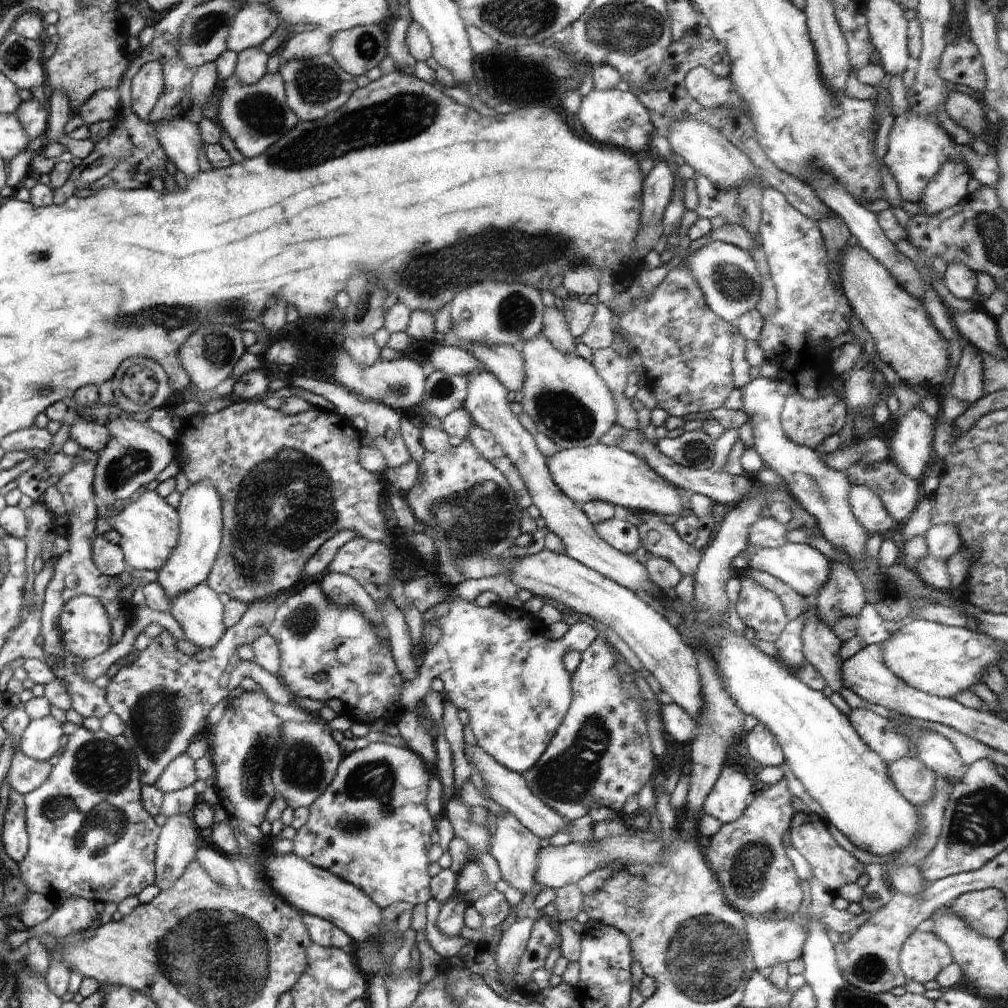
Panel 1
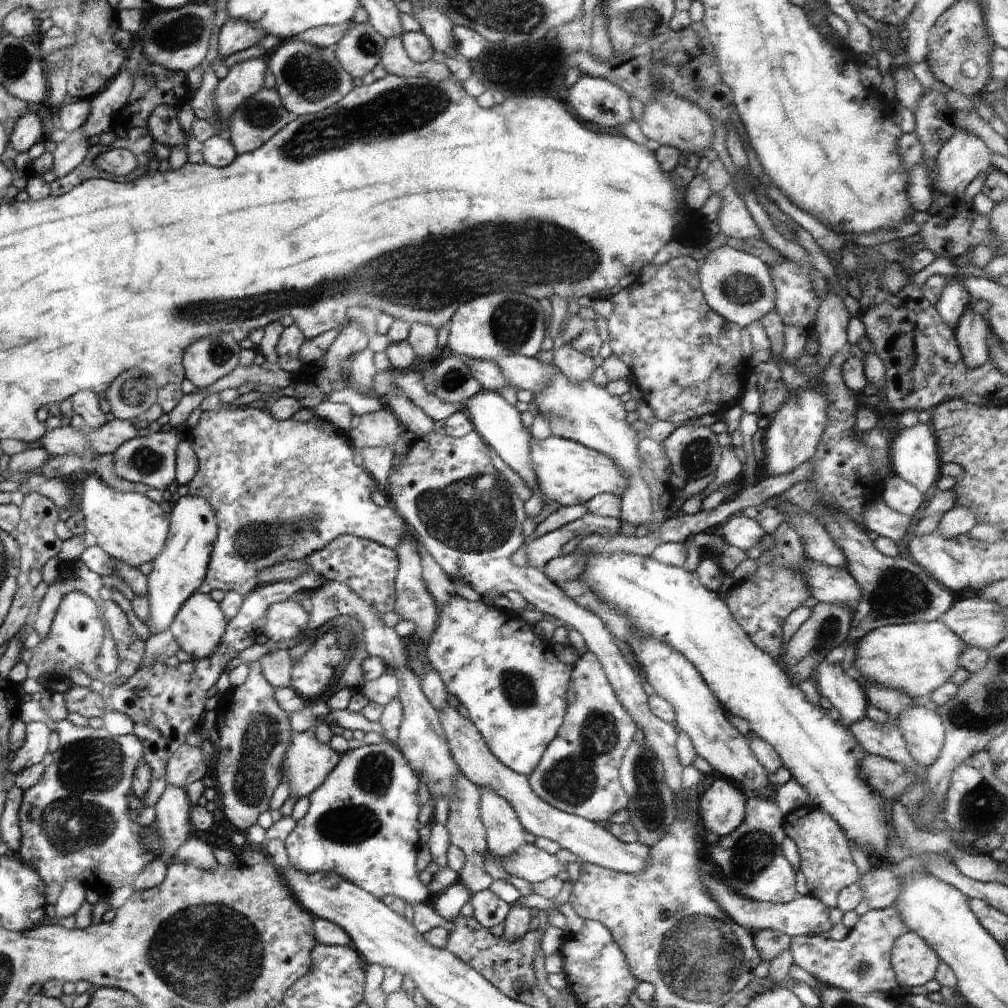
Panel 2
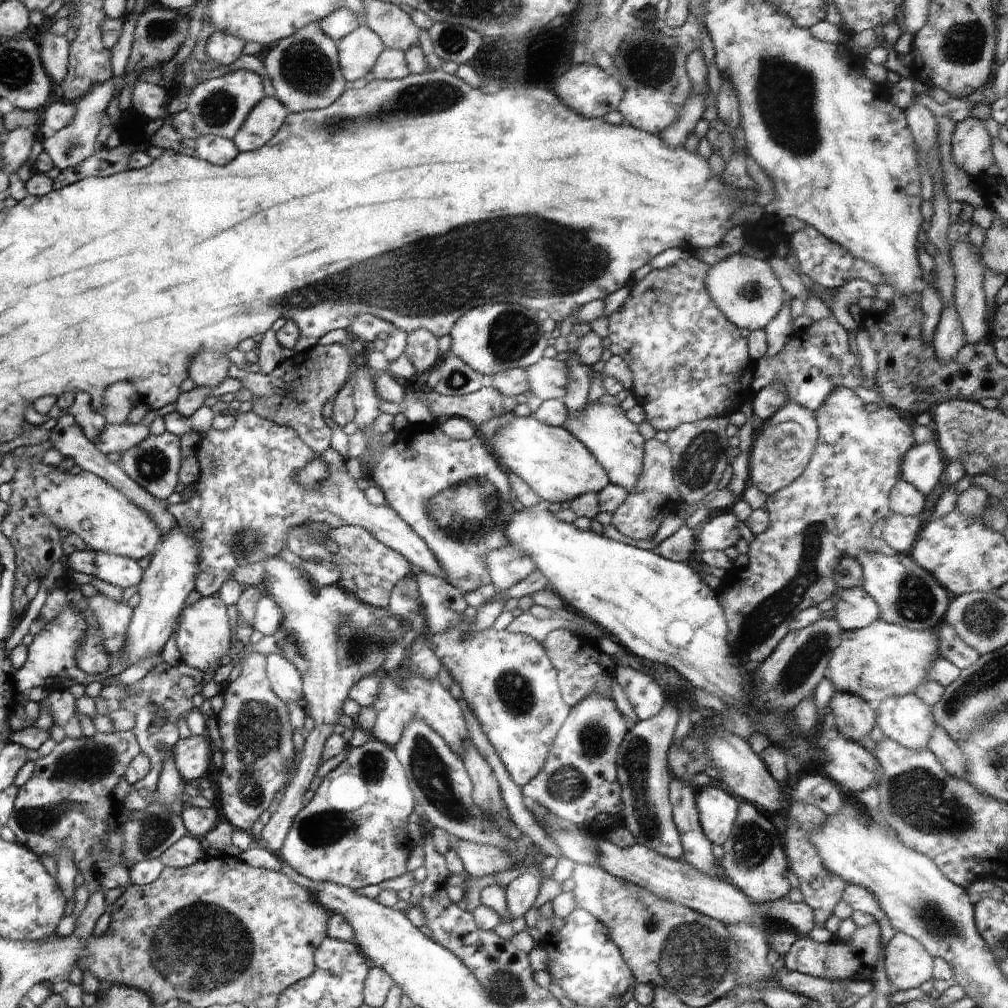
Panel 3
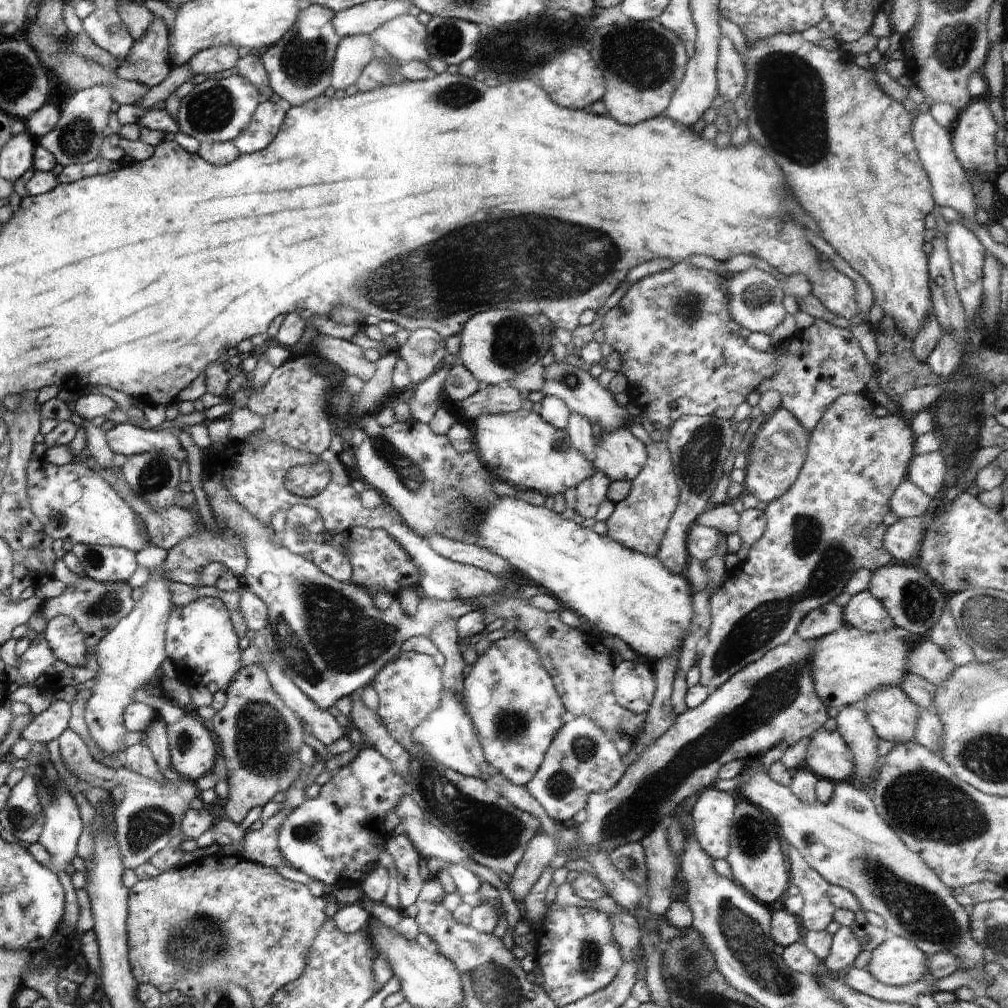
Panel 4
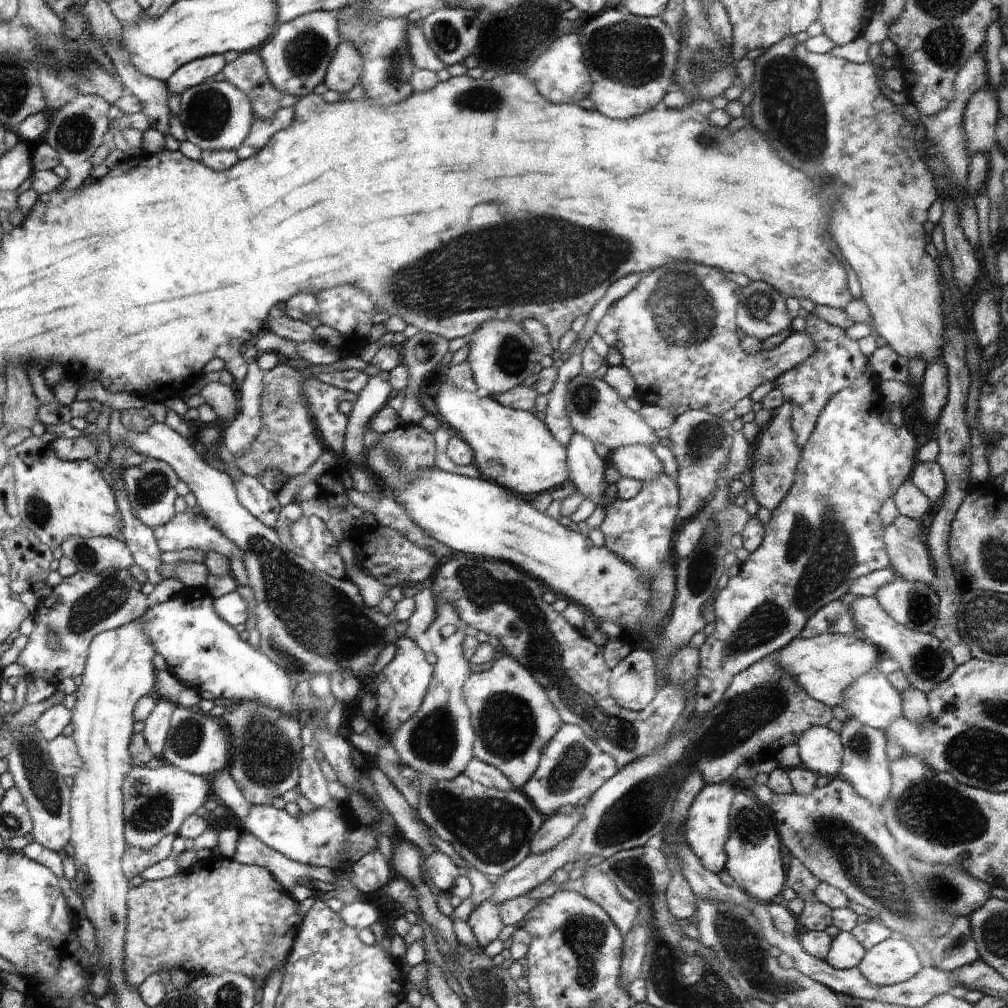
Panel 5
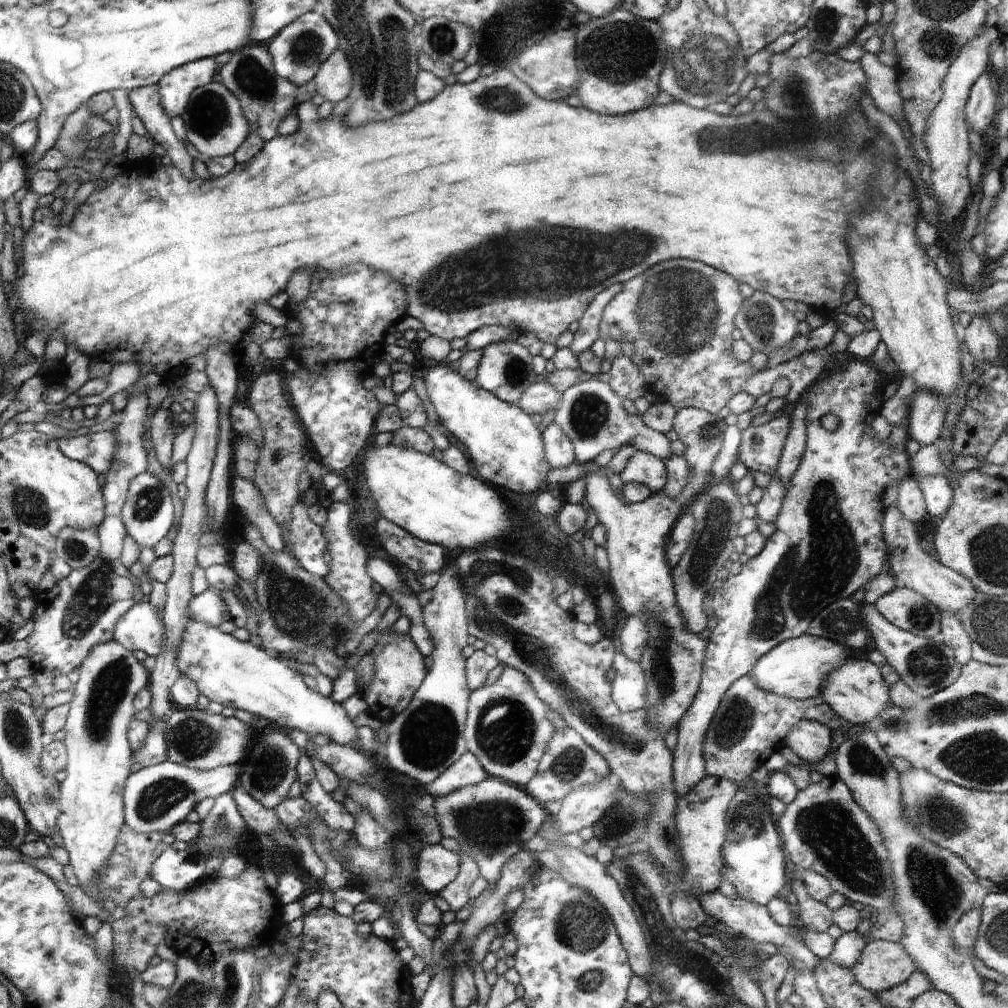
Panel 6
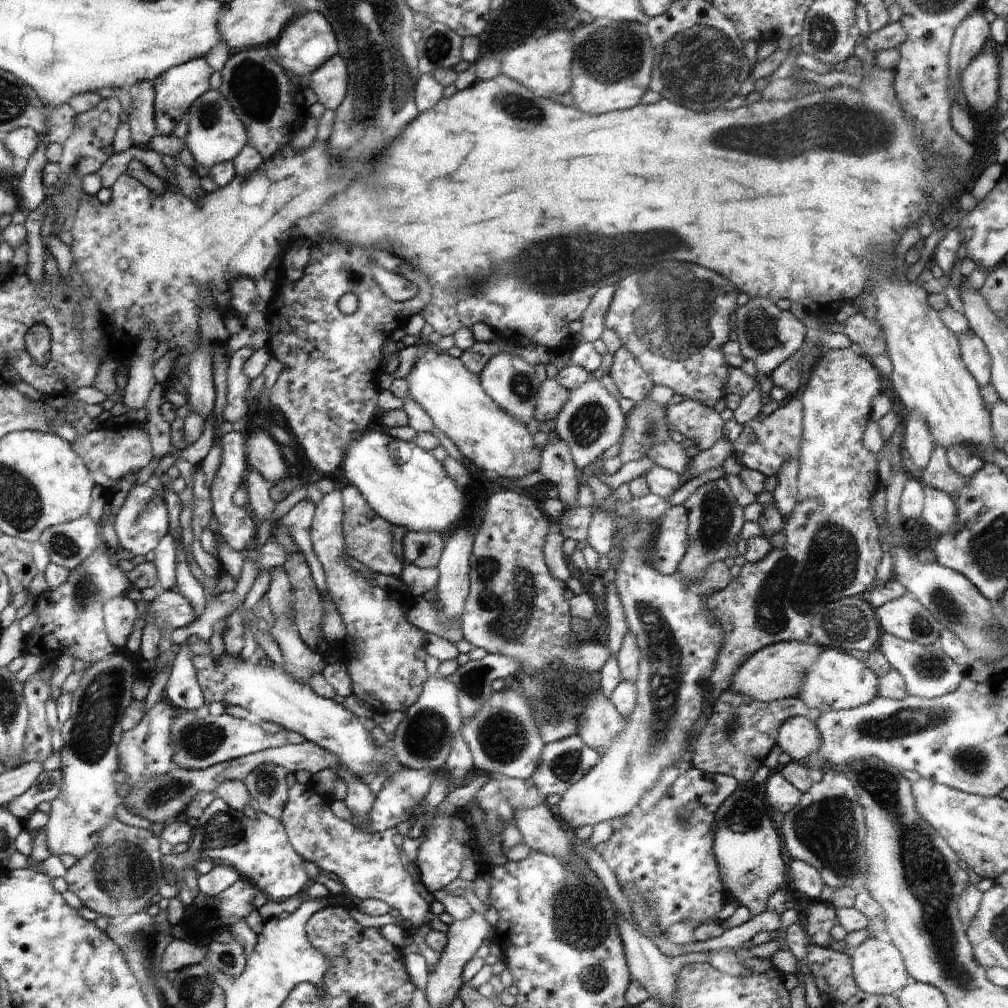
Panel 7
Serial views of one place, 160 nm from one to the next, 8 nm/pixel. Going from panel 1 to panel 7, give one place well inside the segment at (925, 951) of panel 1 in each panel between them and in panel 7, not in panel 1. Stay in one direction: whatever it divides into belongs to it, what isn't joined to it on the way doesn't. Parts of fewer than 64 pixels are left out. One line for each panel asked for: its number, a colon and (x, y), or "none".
2: (914, 962)
3: (908, 965)
4: (897, 962)
5: (893, 961)
6: (883, 965)
7: (878, 969)

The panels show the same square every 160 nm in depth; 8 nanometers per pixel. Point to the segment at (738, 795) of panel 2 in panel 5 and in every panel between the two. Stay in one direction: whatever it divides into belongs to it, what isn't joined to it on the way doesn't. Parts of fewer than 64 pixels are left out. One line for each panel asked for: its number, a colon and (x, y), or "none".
3: (717, 809)
4: (712, 813)
5: (706, 829)

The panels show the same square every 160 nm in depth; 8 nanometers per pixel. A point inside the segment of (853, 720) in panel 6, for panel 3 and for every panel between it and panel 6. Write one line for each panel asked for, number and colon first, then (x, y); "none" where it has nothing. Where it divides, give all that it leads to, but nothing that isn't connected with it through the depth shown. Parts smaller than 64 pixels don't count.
3: (906, 719)
4: (891, 713)
5: (870, 699)

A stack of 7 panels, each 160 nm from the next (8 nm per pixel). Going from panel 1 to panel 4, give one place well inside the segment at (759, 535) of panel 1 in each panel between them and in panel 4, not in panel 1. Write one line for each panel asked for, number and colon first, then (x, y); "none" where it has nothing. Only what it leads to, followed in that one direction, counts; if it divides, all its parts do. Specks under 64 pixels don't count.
2: (739, 530)
3: (720, 531)
4: (701, 543)

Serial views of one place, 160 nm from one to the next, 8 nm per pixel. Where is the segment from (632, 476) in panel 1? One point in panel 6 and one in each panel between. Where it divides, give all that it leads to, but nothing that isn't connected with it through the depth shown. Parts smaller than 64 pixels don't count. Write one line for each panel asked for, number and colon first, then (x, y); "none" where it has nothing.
2: (568, 472)
3: (551, 460)
4: (519, 448)
5: (513, 448)
6: (506, 447)

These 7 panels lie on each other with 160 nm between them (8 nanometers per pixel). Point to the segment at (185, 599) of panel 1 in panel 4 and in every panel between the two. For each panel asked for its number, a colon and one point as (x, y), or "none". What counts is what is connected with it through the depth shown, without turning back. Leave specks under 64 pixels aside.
2: (199, 628)
3: (204, 635)
4: (200, 641)

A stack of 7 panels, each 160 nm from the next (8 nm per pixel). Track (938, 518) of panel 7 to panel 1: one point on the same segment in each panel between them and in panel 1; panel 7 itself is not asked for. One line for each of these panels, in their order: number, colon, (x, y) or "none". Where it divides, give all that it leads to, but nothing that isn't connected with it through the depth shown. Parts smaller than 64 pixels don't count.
1: (912, 452)
2: (914, 457)
3: (923, 466)
4: (927, 472)
5: (928, 476)
6: (938, 495)

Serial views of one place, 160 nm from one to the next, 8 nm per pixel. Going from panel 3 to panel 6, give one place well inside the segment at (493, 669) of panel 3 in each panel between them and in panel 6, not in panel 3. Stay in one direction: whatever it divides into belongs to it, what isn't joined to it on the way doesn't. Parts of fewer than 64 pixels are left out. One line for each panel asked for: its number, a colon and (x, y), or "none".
4: (516, 712)
5: (513, 720)
6: (506, 728)

